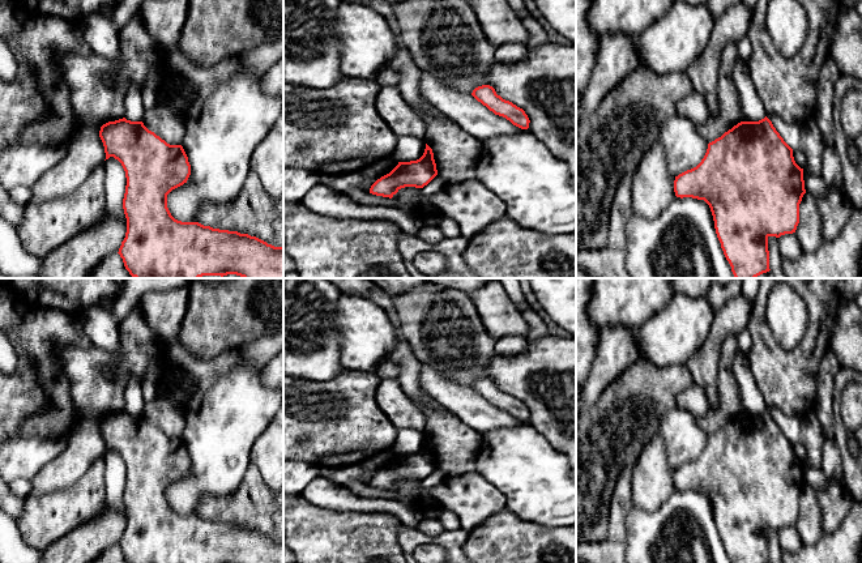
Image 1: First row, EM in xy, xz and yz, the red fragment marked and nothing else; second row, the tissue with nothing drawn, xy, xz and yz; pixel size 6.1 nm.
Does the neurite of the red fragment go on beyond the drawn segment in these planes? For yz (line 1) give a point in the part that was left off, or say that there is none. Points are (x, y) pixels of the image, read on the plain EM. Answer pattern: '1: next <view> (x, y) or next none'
1: next none

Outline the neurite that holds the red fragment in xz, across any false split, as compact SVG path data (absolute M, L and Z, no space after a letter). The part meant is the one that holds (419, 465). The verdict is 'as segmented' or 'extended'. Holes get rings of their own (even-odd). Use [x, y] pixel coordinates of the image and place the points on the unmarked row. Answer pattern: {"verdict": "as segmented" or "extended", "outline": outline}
{"verdict": "as segmented", "outline": "M426 436L423 448L417 453L398 455L387 468L377 472L370 486L392 491L401 481L423 481L438 468L432 442Z"}

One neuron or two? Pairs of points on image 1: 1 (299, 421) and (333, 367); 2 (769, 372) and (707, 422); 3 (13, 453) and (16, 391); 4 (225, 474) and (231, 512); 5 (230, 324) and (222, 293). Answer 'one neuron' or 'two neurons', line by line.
1: two neurons
2: two neurons
3: two neurons
4: two neurons
5: one neuron

